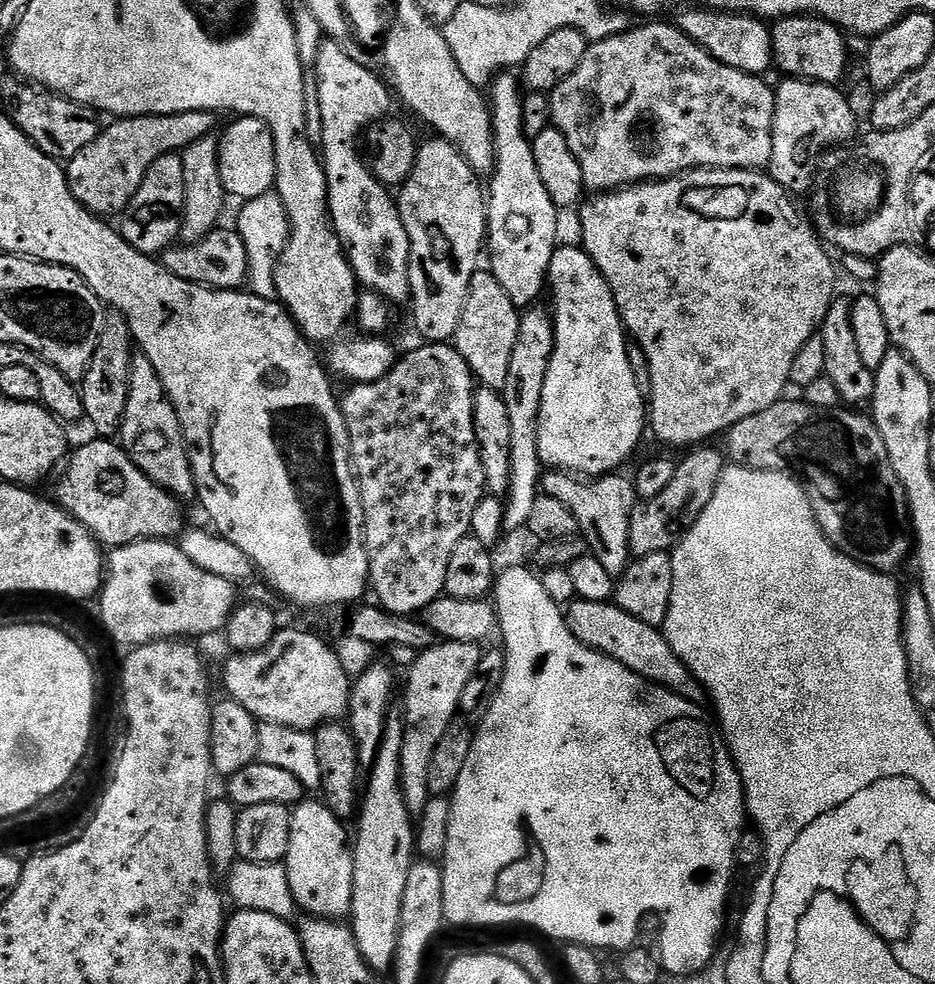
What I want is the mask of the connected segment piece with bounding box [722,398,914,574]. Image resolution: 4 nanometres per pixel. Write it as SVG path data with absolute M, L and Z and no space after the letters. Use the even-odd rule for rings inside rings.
M782 398L774 406L770 406L766 410L762 410L758 414L754 414L750 418L742 418L742 422L738 422L733 428L728 429L723 437L724 445L722 451L733 465L742 468L753 468L759 472L785 472L786 475L792 477L793 480L799 480L800 488L806 494L806 498L812 507L814 518L818 522L818 526L824 531L826 537L832 545L844 552L852 560L864 565L866 568L872 568L876 572L885 574L895 573L895 568L903 566L914 552L914 533L912 531L912 522L908 511L908 496L904 492L902 482L898 478L898 474L894 474L894 466L890 466L890 458L886 454L886 442L882 442L882 434L878 434L878 426L872 421L871 415L862 413L860 410L853 410L848 406L837 406L835 408L815 408L803 402L788 400Z

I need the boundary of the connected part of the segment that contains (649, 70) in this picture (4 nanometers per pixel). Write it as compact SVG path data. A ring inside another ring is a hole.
M675 23L644 24L641 28L629 27L627 32L589 43L582 62L578 62L578 70L570 74L550 93L552 102L552 124L565 135L566 142L574 158L578 158L578 166L582 166L584 187L589 193L614 192L618 188L626 188L629 184L639 184L650 180L667 180L680 172L688 172L692 168L750 168L767 169L770 154L774 154L774 110L776 109L776 93L773 85L767 84L764 76L751 76L742 70L734 70L734 66L726 66L718 62L702 46L698 46Z

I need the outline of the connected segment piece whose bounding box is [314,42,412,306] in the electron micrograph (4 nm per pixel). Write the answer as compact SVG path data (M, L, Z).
M324 42L317 50L314 67L318 78L318 103L322 105L322 138L318 144L322 149L324 173L328 183L328 214L332 218L332 226L336 229L336 236L344 244L344 253L348 256L357 281L367 291L382 294L393 305L407 305L412 295L408 273L410 238L406 234L406 226L402 226L400 209L393 193L374 178L358 147L358 138L365 135L366 129L389 115L388 107L392 104L392 98L394 100L393 93L383 79L380 81L371 72L368 64L359 64L357 60L350 58L350 54L346 54L335 42Z

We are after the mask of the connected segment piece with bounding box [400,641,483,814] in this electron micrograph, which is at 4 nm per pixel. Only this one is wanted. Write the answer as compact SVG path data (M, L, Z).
M452 641L442 642L427 651L421 653L408 672L408 685L404 688L404 737L402 738L402 770L400 781L402 782L402 794L408 807L408 811L418 814L426 806L426 802L432 799L430 794L430 762L434 750L438 747L438 741L442 734L450 726L450 722L457 719L462 702L462 690L466 690L466 682L477 672L478 662L481 661L483 651L480 644L454 643Z

